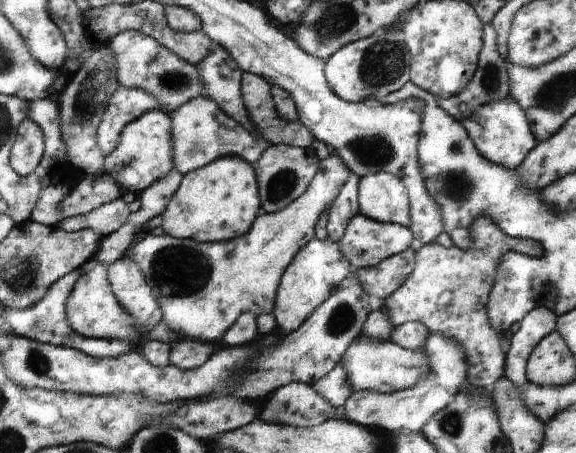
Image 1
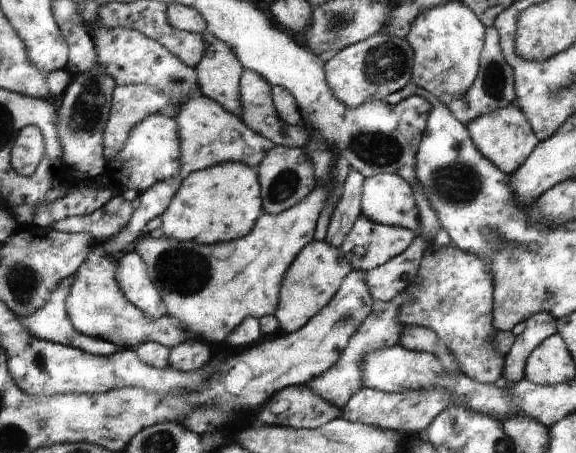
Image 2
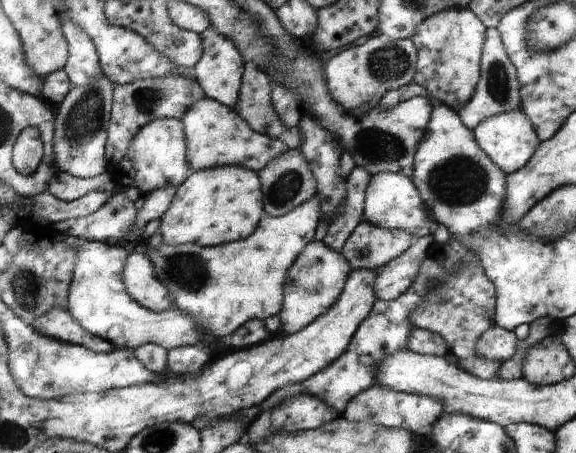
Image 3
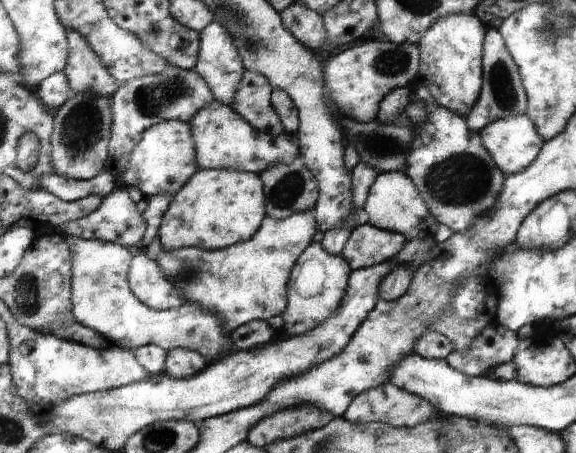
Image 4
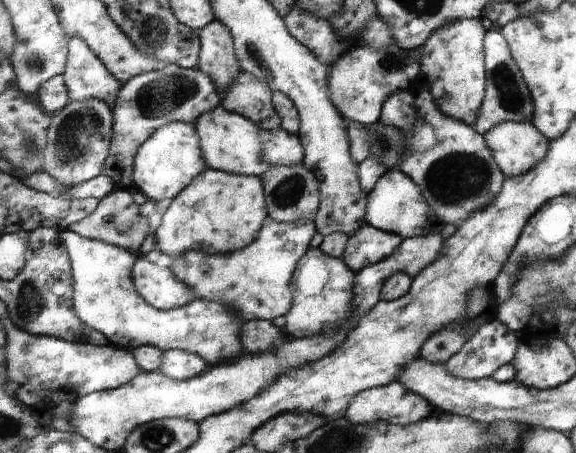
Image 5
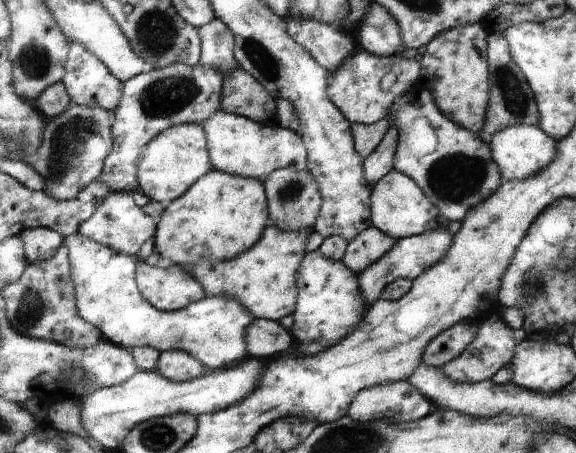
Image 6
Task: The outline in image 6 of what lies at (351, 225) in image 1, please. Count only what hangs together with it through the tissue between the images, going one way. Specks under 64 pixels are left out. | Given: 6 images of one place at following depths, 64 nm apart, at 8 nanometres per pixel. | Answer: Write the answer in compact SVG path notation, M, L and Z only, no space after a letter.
M375 227L366 228L348 243L342 262L355 274L360 274L393 251L398 242Z

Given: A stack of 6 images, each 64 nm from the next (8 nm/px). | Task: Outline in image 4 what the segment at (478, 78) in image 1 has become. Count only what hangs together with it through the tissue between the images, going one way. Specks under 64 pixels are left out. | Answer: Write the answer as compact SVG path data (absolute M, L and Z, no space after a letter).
M488 29L484 42L484 84L481 98L465 120L474 132L482 132L494 120L512 118L512 116L526 116L528 110L528 96L521 80L521 72L513 60L512 54L506 48L505 38L499 29Z

